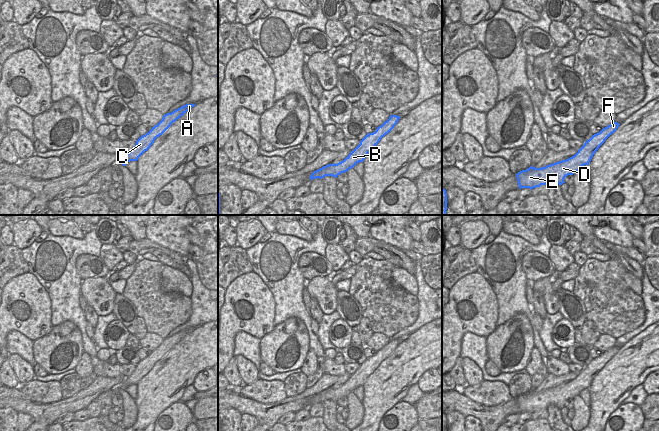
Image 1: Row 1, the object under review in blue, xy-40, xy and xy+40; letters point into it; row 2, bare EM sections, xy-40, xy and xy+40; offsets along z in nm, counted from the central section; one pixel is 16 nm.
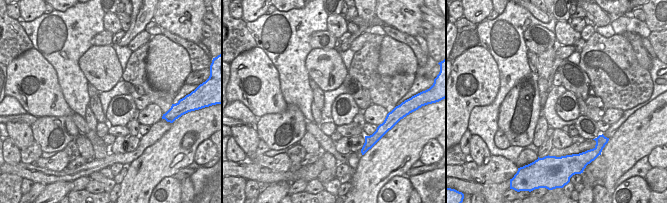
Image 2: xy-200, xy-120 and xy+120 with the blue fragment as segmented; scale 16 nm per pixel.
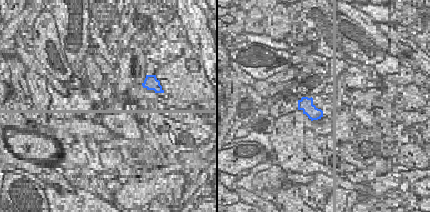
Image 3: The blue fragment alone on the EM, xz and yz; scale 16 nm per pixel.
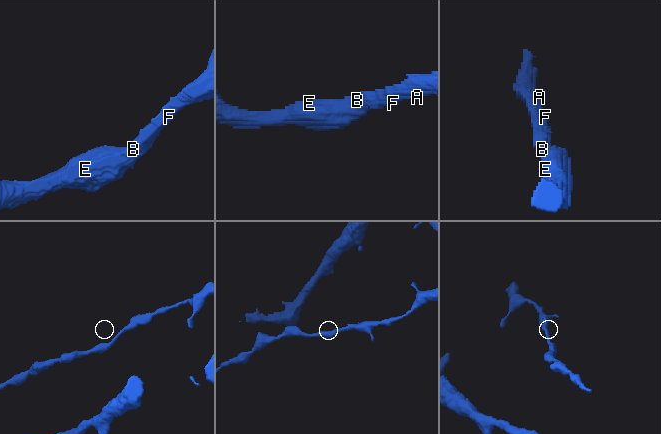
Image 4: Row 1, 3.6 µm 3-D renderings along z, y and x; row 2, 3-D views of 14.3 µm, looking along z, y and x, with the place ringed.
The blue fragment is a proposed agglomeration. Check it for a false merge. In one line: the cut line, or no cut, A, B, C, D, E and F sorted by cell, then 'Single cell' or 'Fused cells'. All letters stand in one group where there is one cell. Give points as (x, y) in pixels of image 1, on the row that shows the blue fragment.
No split. Groups: A B C D E F. Single cell

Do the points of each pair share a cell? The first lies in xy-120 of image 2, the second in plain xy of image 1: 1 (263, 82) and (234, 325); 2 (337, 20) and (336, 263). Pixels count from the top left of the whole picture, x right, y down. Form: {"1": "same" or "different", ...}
{"1": "same", "2": "same"}

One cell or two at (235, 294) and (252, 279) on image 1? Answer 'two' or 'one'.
one

